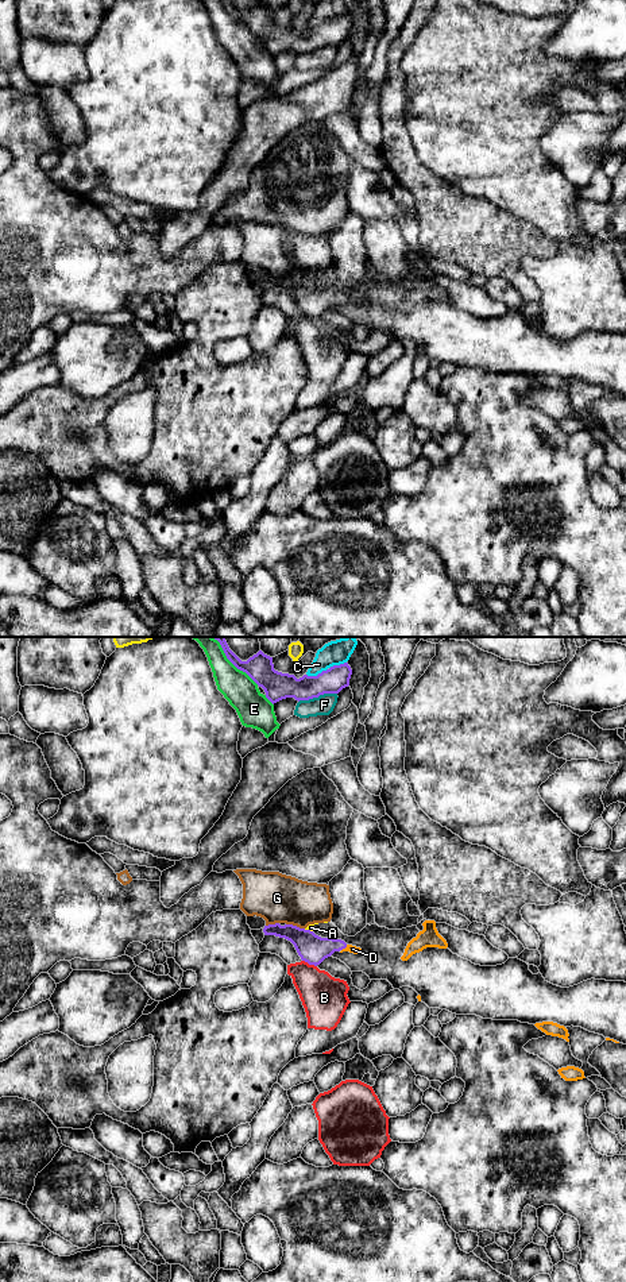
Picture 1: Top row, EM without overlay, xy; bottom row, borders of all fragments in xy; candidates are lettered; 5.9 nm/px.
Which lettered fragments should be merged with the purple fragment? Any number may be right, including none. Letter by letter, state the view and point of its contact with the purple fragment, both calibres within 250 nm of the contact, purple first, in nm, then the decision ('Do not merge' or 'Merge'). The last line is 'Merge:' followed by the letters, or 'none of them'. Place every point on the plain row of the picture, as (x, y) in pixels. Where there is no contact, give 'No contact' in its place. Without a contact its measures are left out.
A: Touches purple at xy (308, 282). Thickness 170 nm (purple) against 40 nm. Do not merge
B: Touches purple at xy (309, 316). Thickness 170 nm (purple) against 280 nm. Do not merge
C: Touches purple at xy (317, 27). Thickness 170 nm (purple) against 130 nm. Do not merge
D: Touches purple at xy (344, 300). Thickness 170 nm (purple) against 50 nm. Merge
E: Touches purple at xy (238, 20). Thickness 160 nm (purple) against 200 nm. Do not merge
F: Touches purple at xy (317, 49). Thickness 170 nm (purple) against 120 nm. Do not merge
G: Touches purple at xy (296, 278). Thickness 170 nm (purple) against 300 nm. Do not merge
Merge: D

